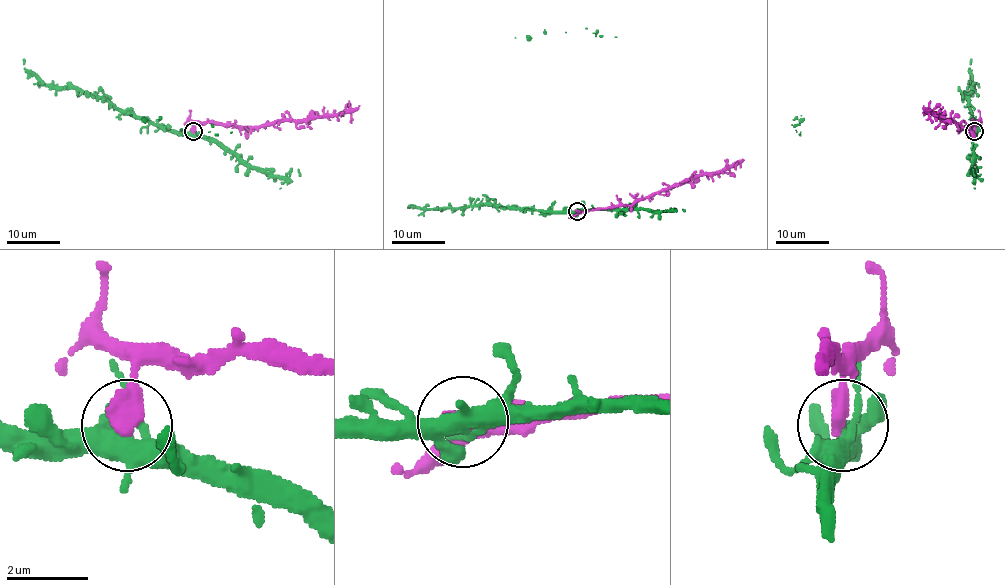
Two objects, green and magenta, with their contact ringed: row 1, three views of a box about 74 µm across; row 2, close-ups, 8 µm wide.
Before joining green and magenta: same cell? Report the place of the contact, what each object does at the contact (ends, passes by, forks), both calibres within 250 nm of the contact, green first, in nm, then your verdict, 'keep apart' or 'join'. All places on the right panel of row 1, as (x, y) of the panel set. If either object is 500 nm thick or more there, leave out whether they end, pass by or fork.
place (974, 131); calibres 400 and 500 nm; join

